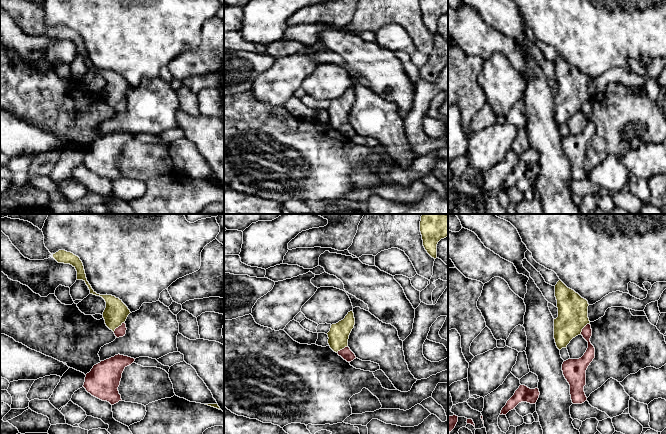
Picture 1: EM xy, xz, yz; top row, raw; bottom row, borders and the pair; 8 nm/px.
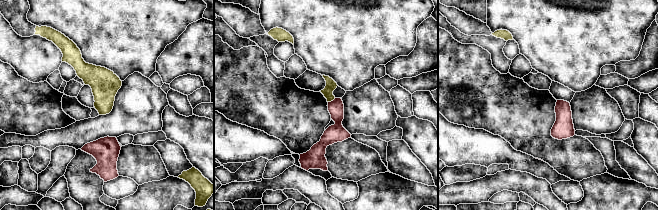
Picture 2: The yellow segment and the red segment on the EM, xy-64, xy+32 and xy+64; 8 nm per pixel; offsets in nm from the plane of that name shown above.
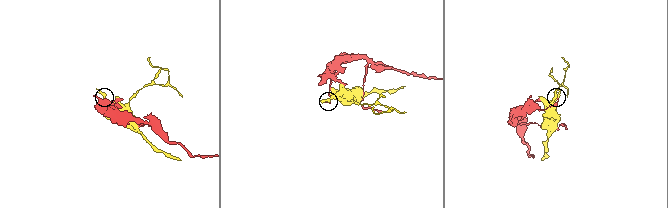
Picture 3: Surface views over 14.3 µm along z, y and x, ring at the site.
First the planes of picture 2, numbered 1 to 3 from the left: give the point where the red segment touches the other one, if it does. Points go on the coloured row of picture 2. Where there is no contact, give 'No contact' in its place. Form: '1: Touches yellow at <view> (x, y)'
1: No contact
2: Touches yellow at xy+32 (331, 100)
3: No contact

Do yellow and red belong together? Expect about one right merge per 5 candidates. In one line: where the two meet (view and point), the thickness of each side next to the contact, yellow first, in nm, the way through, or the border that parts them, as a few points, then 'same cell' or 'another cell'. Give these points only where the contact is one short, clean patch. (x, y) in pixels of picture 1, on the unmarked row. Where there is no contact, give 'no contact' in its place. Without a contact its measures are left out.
xy (118, 102) | 190/80 nm | another cell

